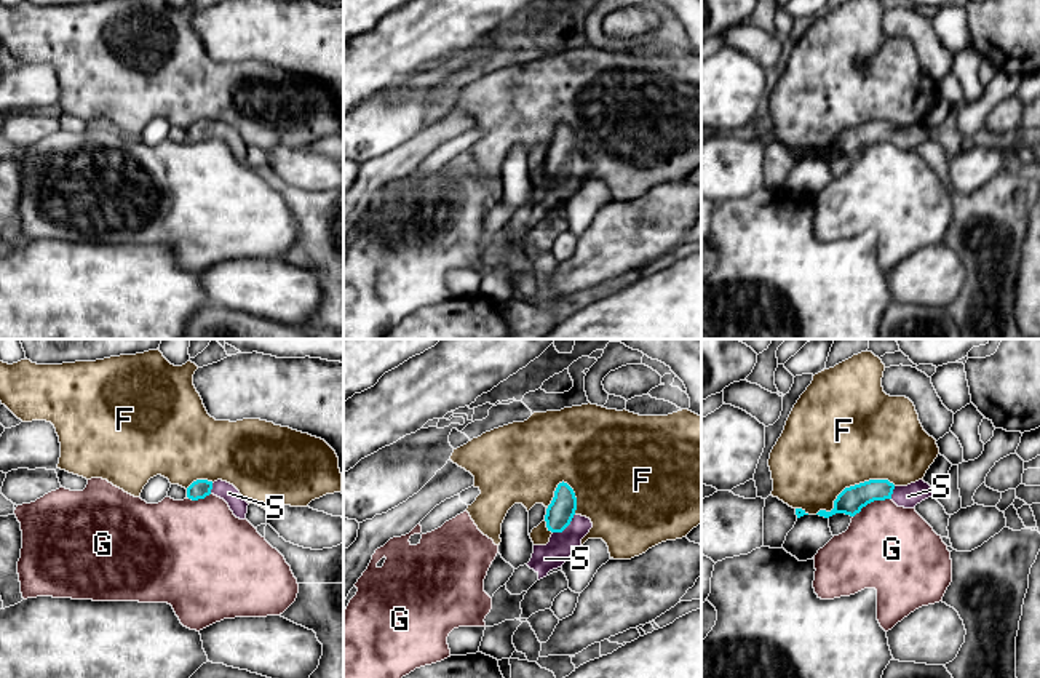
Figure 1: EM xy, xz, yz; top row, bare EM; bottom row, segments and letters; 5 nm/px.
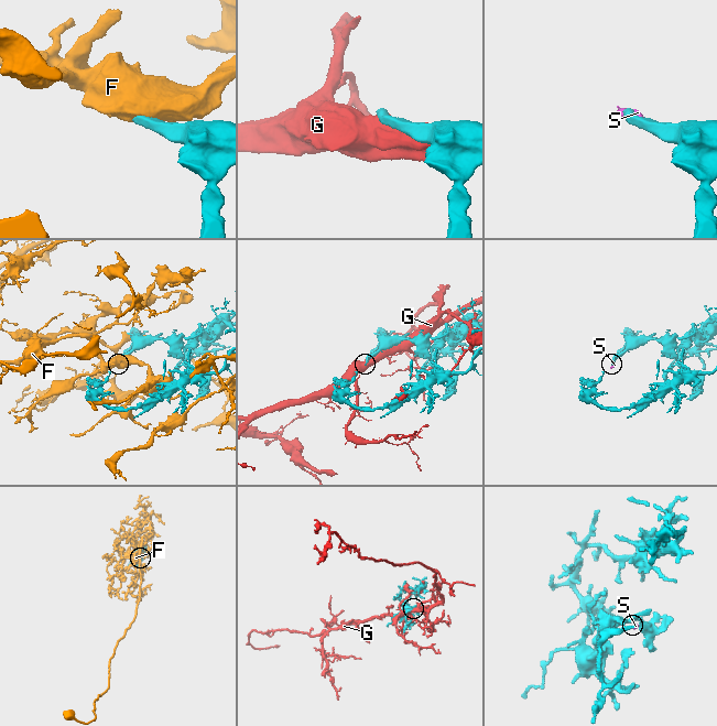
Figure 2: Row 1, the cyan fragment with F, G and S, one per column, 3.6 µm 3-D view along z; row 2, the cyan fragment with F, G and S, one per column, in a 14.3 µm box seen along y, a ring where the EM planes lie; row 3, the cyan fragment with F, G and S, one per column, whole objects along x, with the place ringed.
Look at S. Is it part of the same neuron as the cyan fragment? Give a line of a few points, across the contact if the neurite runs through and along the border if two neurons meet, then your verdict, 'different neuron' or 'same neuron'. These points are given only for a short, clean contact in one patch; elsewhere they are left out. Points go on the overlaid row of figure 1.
line xz (561, 510), (561, 520), (566, 526), (566, 538), (545, 558); same neuron

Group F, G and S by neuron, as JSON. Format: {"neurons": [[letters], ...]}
{"neurons": [["F"], ["G"], ["S"]]}

